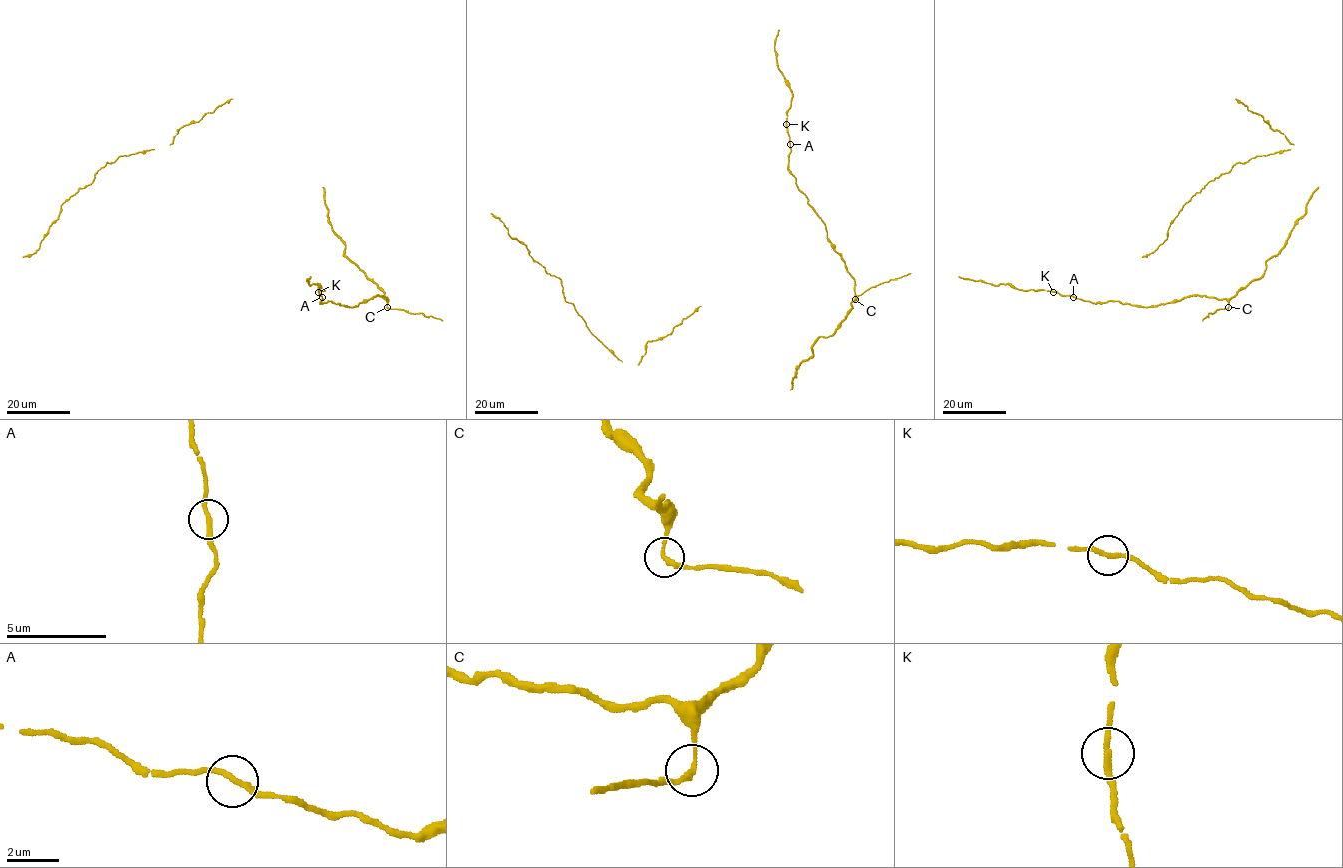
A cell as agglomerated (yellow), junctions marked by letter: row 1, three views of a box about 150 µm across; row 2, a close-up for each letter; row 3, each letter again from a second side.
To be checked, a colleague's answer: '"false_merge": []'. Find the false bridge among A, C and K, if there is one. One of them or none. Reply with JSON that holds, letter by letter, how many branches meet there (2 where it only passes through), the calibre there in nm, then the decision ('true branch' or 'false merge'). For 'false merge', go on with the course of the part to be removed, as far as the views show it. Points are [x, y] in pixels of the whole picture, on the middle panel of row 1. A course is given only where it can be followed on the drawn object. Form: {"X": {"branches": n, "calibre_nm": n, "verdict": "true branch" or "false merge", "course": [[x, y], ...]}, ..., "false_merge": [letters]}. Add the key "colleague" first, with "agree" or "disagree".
{"colleague": "agree", "A": {"branches": 2, "calibre_nm": 200, "verdict": "true branch"}, "C": {"branches": 2, "calibre_nm": 200, "verdict": "true branch"}, "K": {"branches": 2, "calibre_nm": 200, "verdict": "true branch"}, "false_merge": []}

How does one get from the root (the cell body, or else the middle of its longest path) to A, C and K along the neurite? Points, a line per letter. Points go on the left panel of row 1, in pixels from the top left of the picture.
A: (329, 216), (345, 245), (344, 254), (387, 299), (376, 295), (348, 307), (320, 303), (322, 297)
C: (329, 216), (335, 234), (345, 245), (344, 254), (383, 291), (387, 307)
K: (329, 216), (345, 245), (344, 254), (387, 299), (376, 295), (348, 307), (320, 303), (318, 292)

